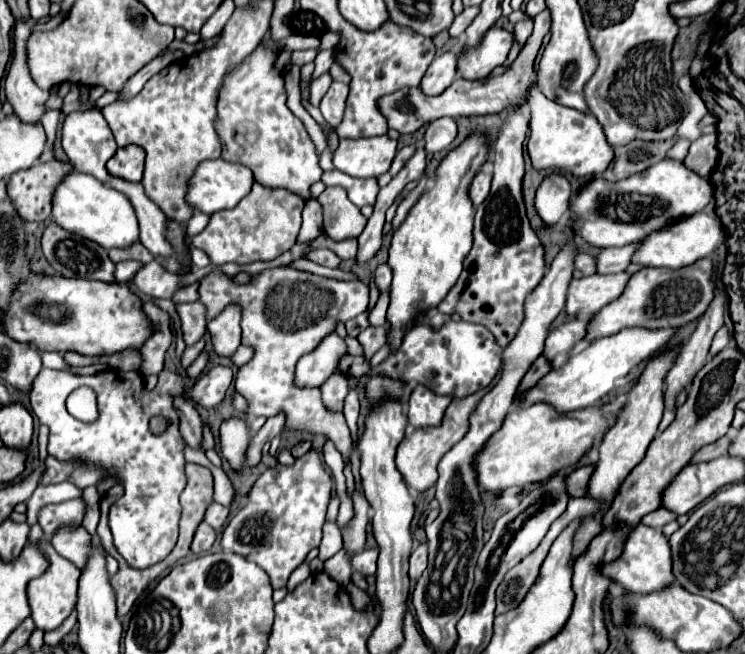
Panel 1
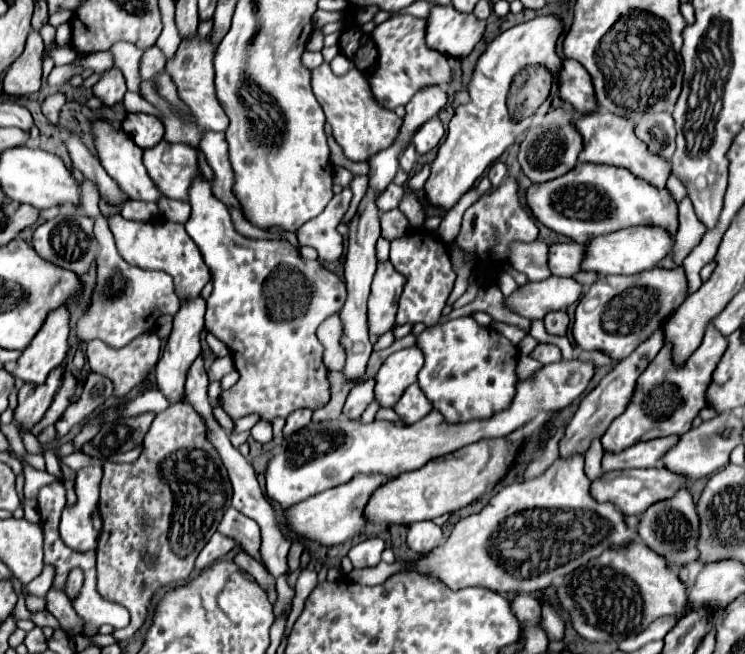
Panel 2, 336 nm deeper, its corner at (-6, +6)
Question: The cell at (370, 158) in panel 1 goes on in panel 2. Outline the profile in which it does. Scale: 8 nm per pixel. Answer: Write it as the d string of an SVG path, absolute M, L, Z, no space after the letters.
M324 62L322 66L312 70L312 90L324 108L326 120L332 126L332 134L336 142L344 148L346 158L354 162L366 162L380 150L386 150L394 144L398 130L402 126L402 118L398 118L392 110L382 110L374 98L370 96L370 88L360 70L352 68L344 76L334 76L330 66Z

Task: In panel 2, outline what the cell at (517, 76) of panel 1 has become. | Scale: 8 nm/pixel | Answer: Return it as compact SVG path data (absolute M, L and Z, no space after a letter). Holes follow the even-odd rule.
M564 60L560 72L558 72L558 96L572 104L572 108L578 114L588 114L598 108L594 100L594 88L590 90L590 74L582 70L578 62ZM592 96L592 104L590 104Z

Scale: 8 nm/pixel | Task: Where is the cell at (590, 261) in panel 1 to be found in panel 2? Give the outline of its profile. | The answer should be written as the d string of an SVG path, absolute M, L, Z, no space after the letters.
M540 240L532 242L532 244L522 244L522 242L514 242L510 246L510 262L518 272L524 272L530 280L544 280L550 276L550 268L548 268L548 246Z

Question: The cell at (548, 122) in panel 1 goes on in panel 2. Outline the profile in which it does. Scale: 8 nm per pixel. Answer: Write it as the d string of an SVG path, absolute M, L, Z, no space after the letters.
M594 110L590 114L578 114L572 124L574 124L574 128L580 132L580 136L584 140L584 150L578 156L580 162L622 166L622 168L628 168L638 178L644 178L646 182L652 182L658 188L666 186L666 178L670 174L670 164L664 158L648 152L646 144L642 144L634 136L634 122L632 120L616 116L612 112L606 112L606 116L604 116L604 112Z

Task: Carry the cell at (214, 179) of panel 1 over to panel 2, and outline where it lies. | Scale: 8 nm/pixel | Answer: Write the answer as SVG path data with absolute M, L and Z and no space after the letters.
M162 140L158 146L144 150L144 164L150 178L160 188L160 192L168 198L182 200L182 202L188 202L188 190L194 178L204 178L200 170L200 162L198 162L198 152L186 144L168 144Z

